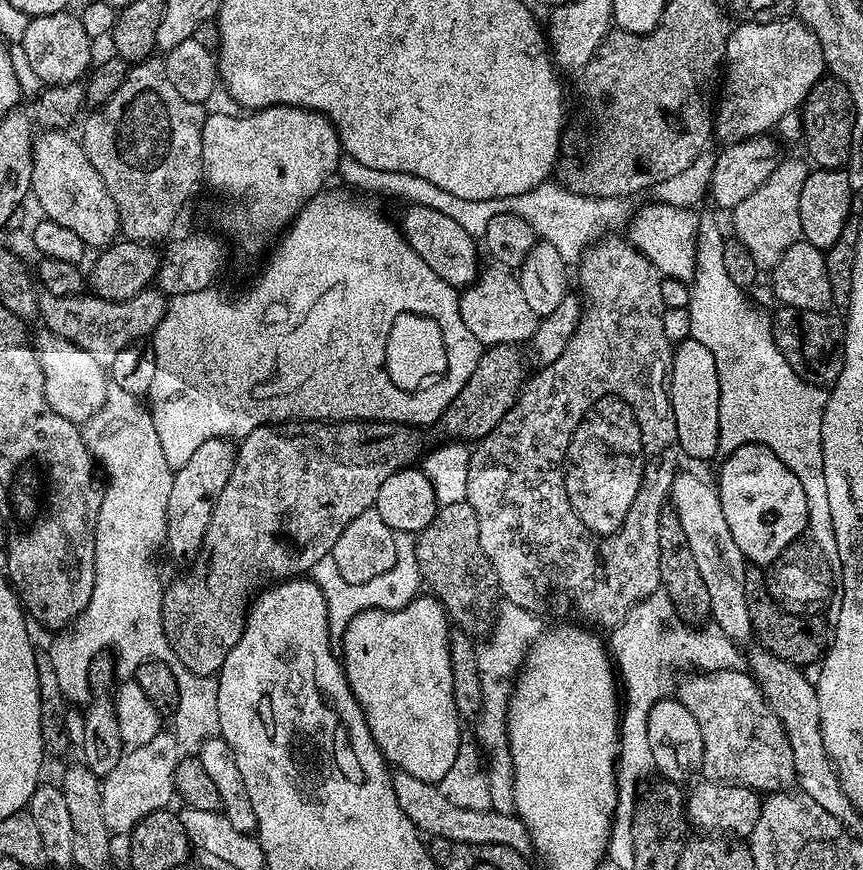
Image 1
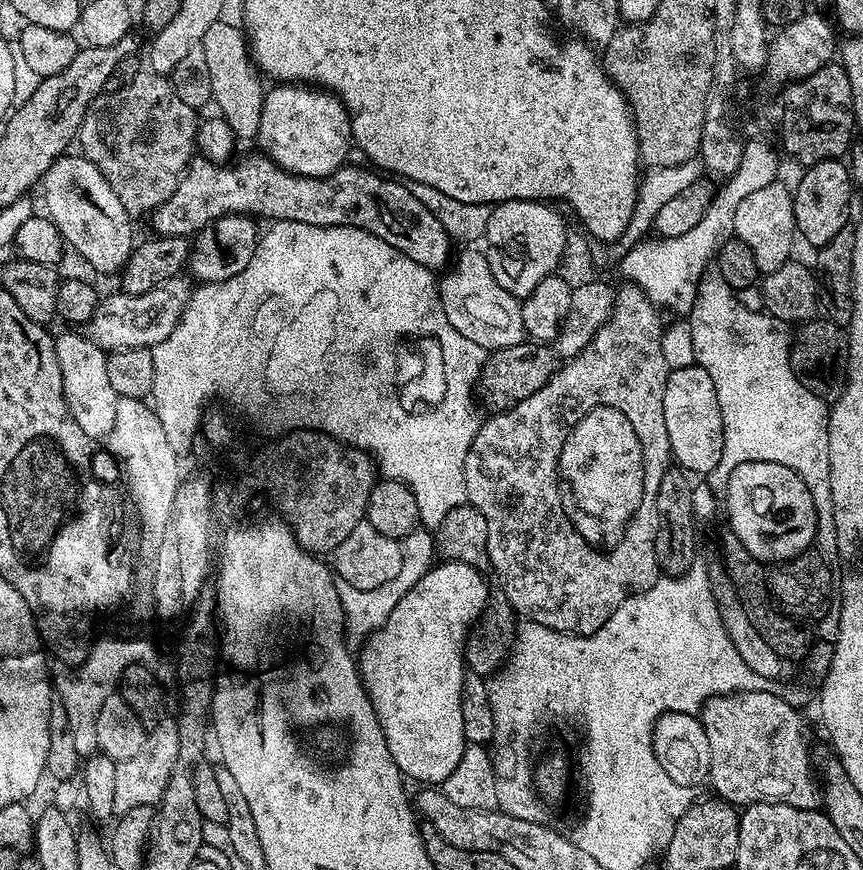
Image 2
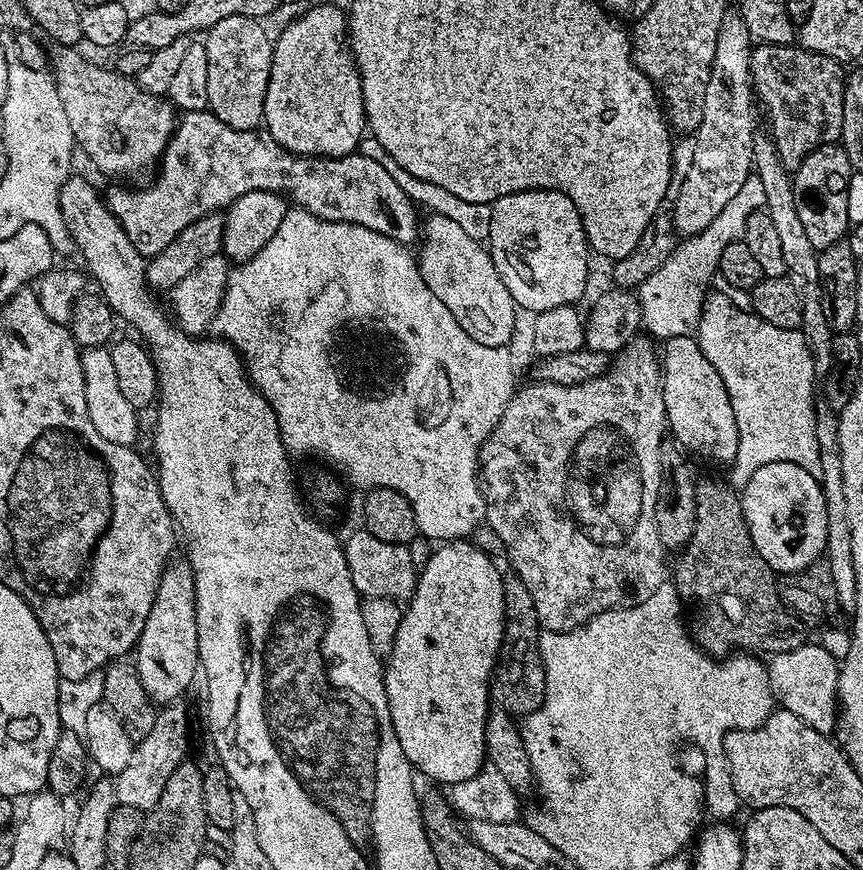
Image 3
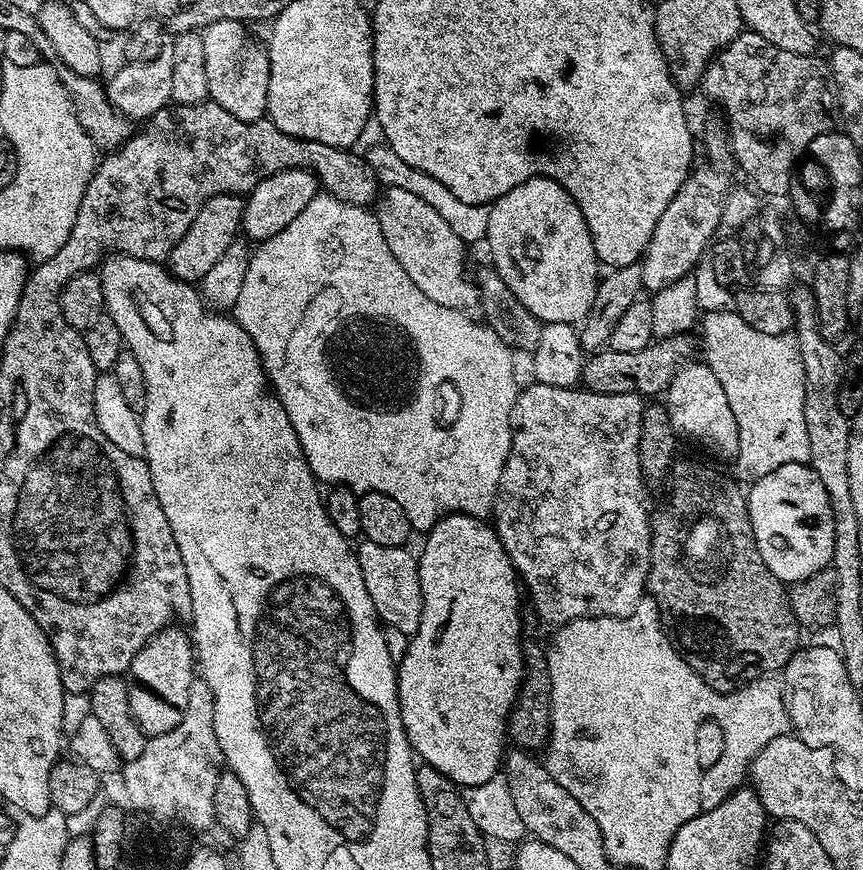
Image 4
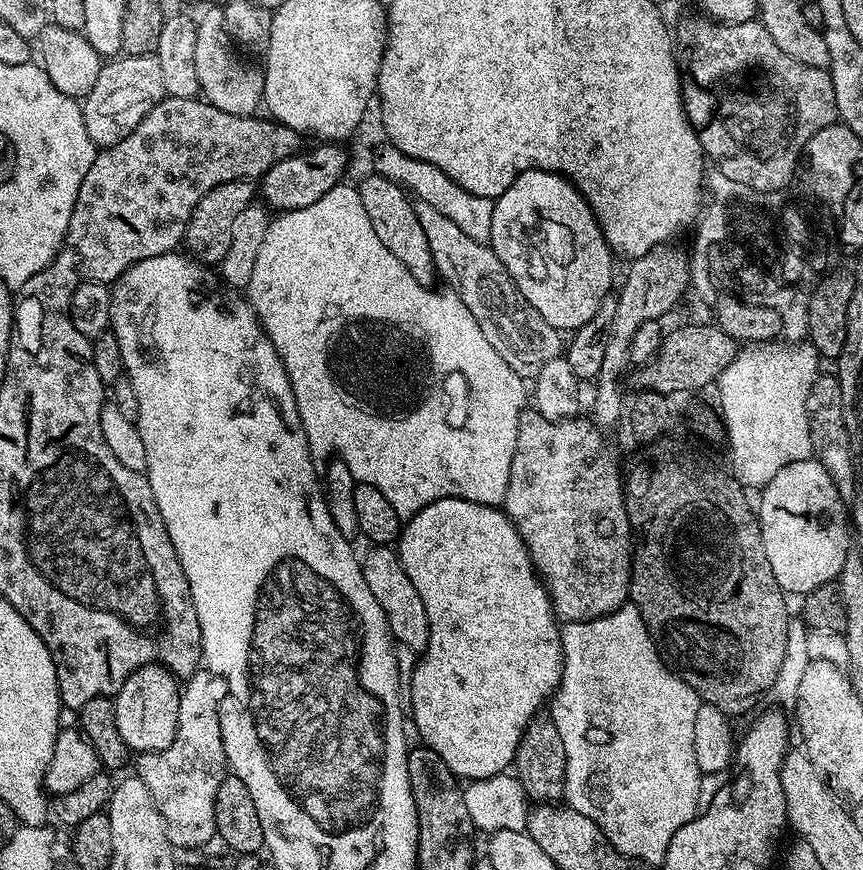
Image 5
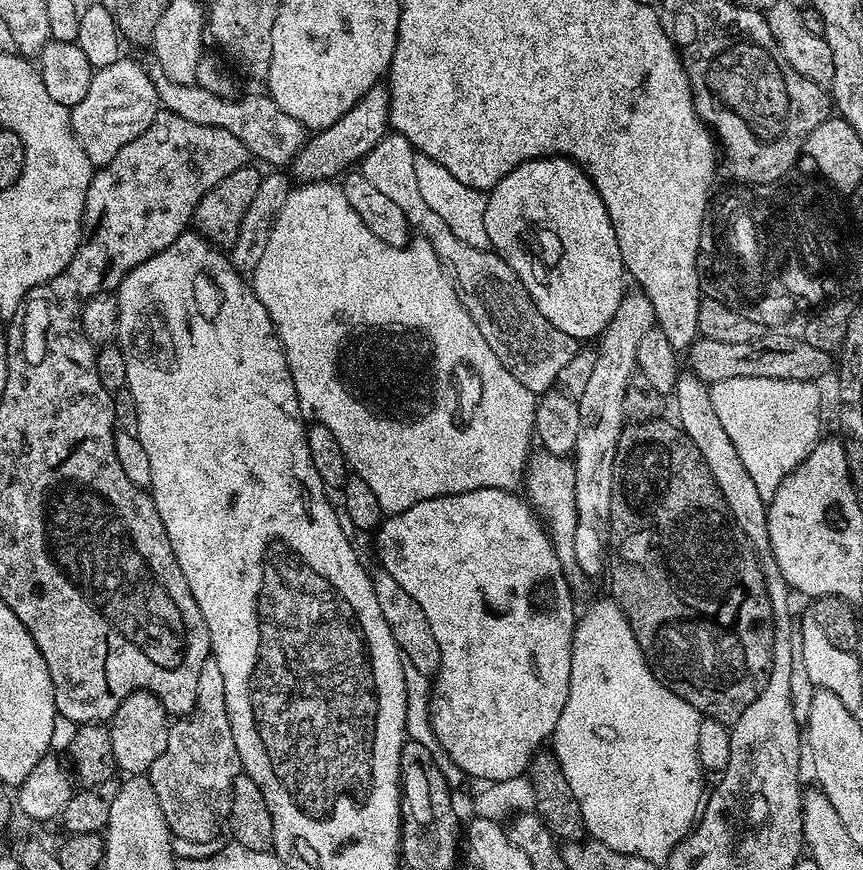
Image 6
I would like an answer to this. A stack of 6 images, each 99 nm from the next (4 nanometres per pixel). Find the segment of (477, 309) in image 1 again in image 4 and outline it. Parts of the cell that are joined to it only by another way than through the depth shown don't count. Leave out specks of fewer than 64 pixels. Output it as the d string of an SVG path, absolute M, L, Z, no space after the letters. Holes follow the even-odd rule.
M385 187L374 211L390 254L398 258L398 266L406 270L410 282L414 282L430 302L461 310L477 307L478 293L473 277L464 269L466 244L437 210L407 190Z

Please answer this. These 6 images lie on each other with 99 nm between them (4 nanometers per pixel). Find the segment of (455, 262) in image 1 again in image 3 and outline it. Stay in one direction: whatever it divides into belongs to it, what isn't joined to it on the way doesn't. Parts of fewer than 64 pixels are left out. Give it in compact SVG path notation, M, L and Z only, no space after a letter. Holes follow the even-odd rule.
M211 110L186 112L179 117L176 131L158 161L156 174L156 184L149 188L112 188L108 196L106 192L108 208L114 218L118 218L122 230L126 230L130 242L134 242L145 258L166 250L166 246L170 246L186 226L198 222L198 218L226 210L235 200L242 198L242 194L254 190L283 193L295 207L305 208L326 222L366 226L366 230L374 230L374 234L382 234L405 246L415 245L422 236L422 220L416 217L417 205L399 188L382 163L363 157L358 151L349 156L299 156L281 146L271 132L255 128L235 129L220 121Z

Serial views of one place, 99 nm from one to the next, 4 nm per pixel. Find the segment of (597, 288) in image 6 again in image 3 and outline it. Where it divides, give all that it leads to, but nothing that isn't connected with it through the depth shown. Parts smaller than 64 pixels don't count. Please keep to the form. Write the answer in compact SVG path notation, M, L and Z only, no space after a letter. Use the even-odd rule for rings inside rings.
M526 190L498 198L491 208L486 247L502 282L506 282L506 290L510 290L517 309L524 311L525 308L529 314L535 314L554 310L556 305L567 300L583 301L588 266L584 252L584 223L578 214L578 206L574 206L574 202L570 202L570 198L558 190Z

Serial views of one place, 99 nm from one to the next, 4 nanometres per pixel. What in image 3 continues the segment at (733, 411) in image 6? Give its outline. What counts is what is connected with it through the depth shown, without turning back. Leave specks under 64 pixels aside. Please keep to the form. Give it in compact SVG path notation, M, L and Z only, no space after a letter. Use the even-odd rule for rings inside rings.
M709 291L694 333L694 340L700 343L699 353L725 383L734 410L738 450L730 465L730 483L737 490L744 489L754 470L770 462L794 462L819 477L815 434L818 375L811 348L800 330L774 326L744 308L739 308L724 292Z

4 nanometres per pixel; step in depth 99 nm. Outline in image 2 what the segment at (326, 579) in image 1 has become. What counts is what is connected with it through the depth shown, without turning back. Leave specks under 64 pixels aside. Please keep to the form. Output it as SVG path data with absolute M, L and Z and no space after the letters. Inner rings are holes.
M417 526L409 536L404 537L400 549L404 557L402 558L402 570L398 570L398 578L394 578L390 582L386 582L386 586L378 586L374 590L358 590L354 586L350 586L350 582L337 579L336 589L340 595L342 608L344 610L344 627L346 636L349 641L363 642L368 637L375 634L379 628L386 622L386 618L390 618L390 614L394 614L394 606L398 606L398 602L402 602L402 598L406 598L406 594L416 585L418 578L422 578L422 574L426 574L431 570L434 561L437 559L436 542L433 533L423 526Z

